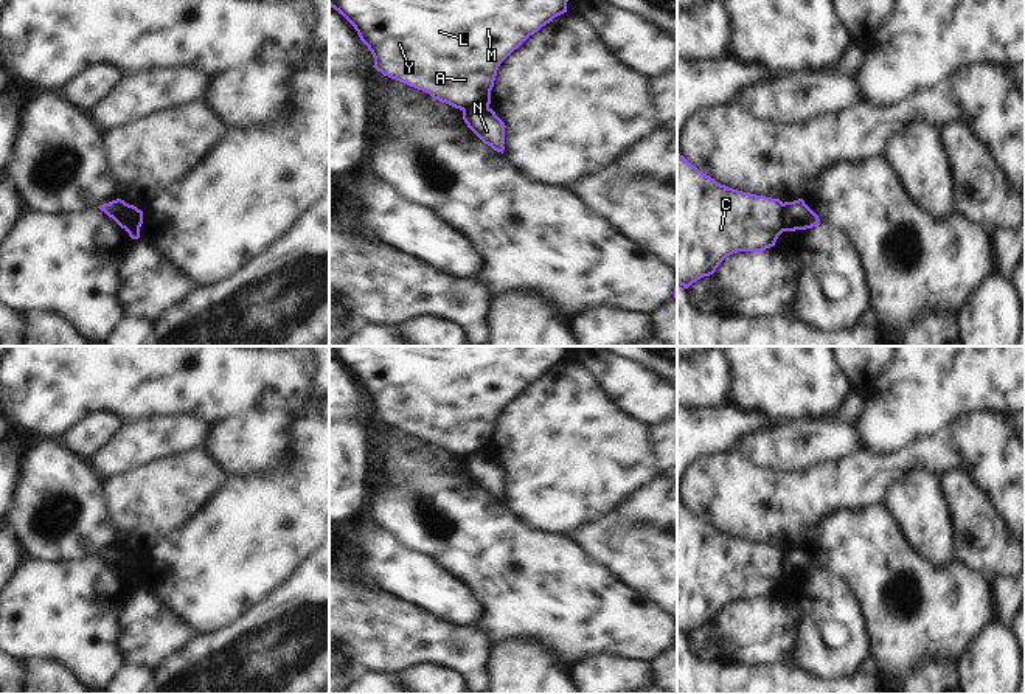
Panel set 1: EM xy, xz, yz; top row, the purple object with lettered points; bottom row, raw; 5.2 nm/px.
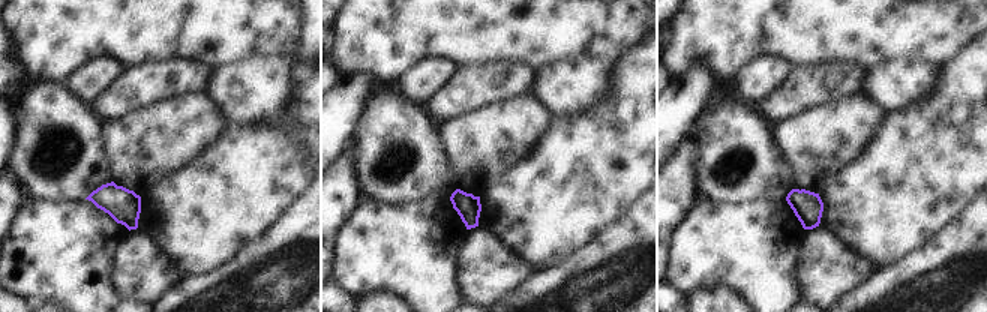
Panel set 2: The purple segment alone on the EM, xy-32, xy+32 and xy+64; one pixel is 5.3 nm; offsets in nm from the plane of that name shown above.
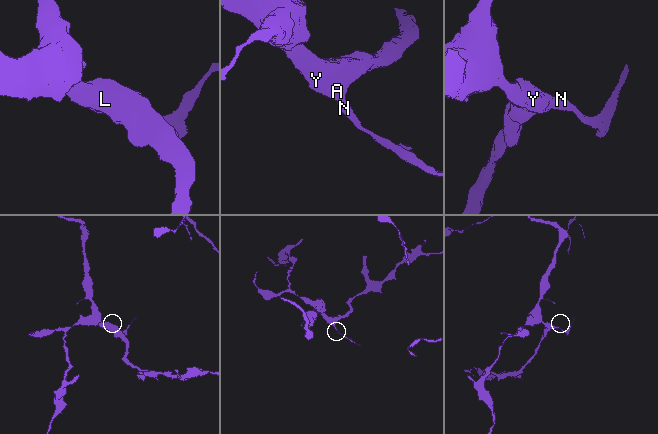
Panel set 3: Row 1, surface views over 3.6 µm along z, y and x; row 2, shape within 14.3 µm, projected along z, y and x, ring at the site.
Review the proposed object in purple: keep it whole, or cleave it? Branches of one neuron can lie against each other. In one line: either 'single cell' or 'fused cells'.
fused cells

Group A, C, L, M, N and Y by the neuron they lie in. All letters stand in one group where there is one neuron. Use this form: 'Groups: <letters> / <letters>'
Groups: A C L M Y / N

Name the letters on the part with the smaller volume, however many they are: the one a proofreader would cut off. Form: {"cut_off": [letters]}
{"cut_off": ["N"]}

